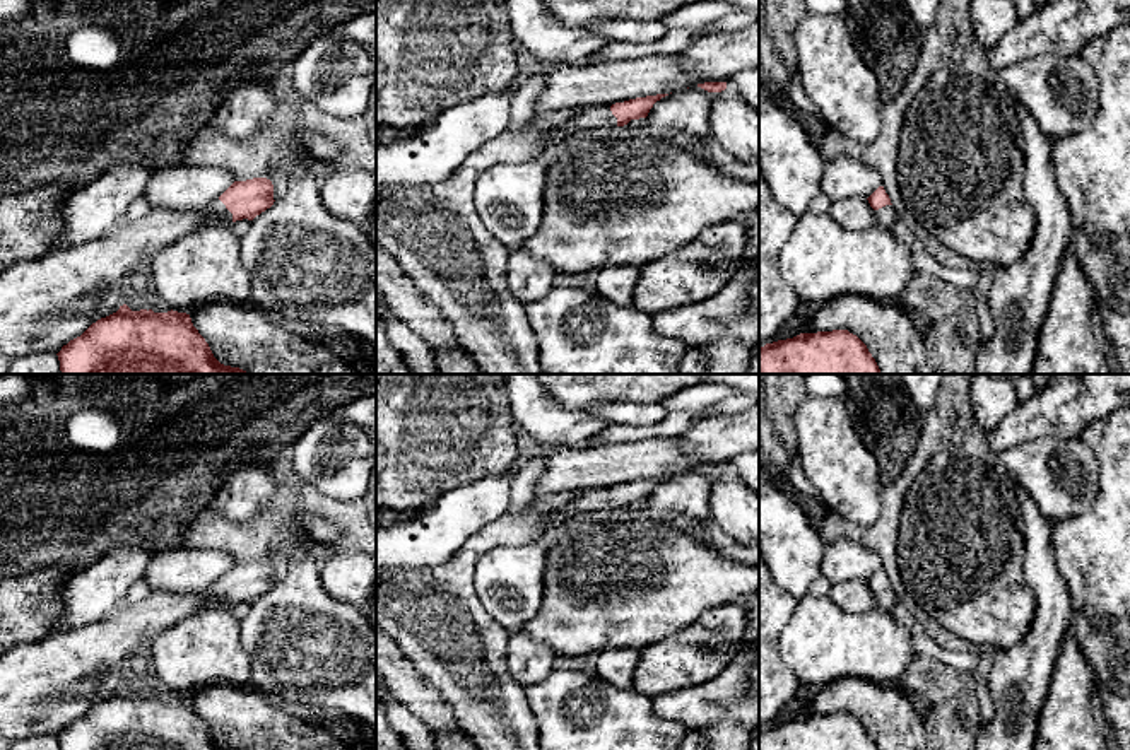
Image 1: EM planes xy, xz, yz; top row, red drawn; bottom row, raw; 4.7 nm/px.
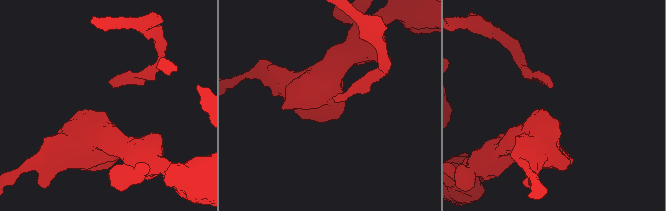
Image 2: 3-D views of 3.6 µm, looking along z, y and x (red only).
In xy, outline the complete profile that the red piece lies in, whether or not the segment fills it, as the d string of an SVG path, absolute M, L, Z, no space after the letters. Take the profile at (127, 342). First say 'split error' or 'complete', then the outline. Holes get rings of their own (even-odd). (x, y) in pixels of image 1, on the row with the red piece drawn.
complete | M127 304L92 323L56 355L62 374L248 374L214 357L190 314L173 309L168 313L132 311Z

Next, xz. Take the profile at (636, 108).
split error | M668 94L636 97L624 103L615 103L612 106L590 108L583 114L580 114L576 120L549 133L544 138L544 154L552 145L559 144L562 138L576 132L624 126L631 120L646 118L653 104L665 96Z

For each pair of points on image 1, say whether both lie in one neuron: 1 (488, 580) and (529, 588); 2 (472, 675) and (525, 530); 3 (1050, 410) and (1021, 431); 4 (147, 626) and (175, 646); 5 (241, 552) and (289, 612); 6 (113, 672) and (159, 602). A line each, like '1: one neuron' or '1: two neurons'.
1: one neuron
2: one neuron
3: one neuron
4: two neurons
5: two neurons
6: one neuron

